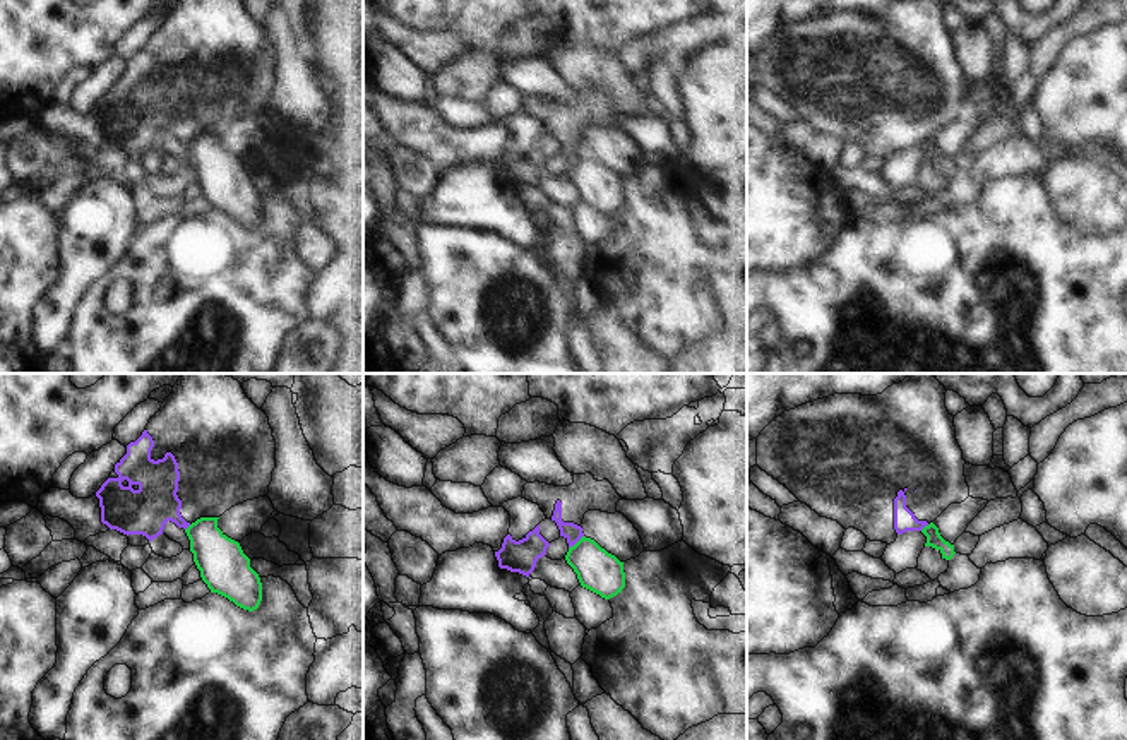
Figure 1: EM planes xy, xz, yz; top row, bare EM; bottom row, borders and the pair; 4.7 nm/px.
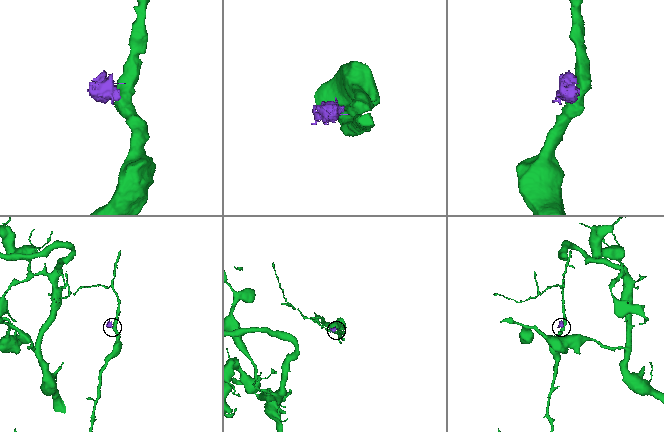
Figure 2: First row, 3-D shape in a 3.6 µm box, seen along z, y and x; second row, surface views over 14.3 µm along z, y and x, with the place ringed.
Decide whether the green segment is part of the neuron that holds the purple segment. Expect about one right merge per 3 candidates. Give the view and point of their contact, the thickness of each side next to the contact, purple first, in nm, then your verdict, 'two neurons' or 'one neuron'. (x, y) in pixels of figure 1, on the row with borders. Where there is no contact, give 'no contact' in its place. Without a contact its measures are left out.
xz (576, 542) | 80/200 nm | two neurons

